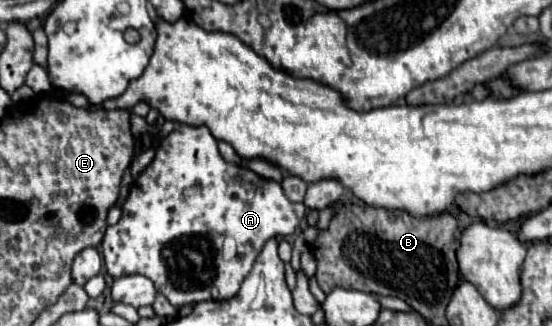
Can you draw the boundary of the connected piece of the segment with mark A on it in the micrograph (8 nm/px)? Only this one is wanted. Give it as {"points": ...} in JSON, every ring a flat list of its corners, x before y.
{"points":[[179,126,173,130,155,152,153,162,135,178,123,214,115,226,109,226,101,242,107,274,121,278,123,274,143,274,151,278,157,290,175,306,199,304,205,300,233,298,245,276,251,272,261,248,275,236,289,236,305,218,303,204,289,202,275,180,261,178,249,168,229,164,217,150,217,140,205,126]]}

